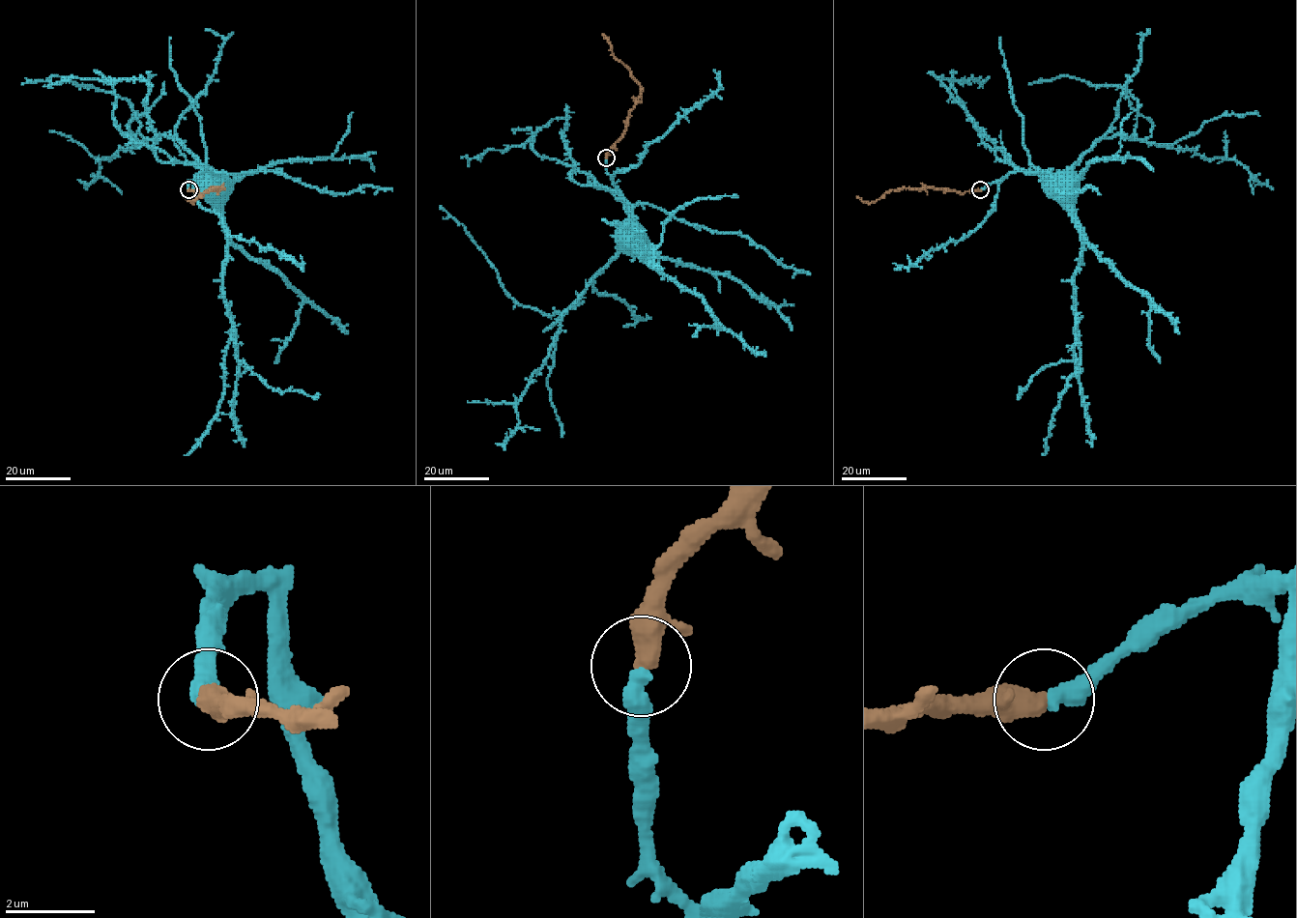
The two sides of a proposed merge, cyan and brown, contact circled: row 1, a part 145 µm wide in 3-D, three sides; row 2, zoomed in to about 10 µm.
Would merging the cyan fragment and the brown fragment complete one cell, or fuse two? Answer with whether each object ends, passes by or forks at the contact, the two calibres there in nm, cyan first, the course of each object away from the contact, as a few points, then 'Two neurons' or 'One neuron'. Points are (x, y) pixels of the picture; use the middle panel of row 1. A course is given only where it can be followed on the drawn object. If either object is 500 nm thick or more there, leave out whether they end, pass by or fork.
At the ring cyan ends. At the ring brown ends. Thickness 440 nm (cyan) against 480 nm. Course of cyan: (606, 157), (607, 173), (627, 207), (628, 217), (617, 230), (619, 239). Course of brown: (606, 157), (607, 150), (623, 132), (627, 113), (639, 96), (640, 85), (617, 58), (609, 41), (602, 34). One neuron

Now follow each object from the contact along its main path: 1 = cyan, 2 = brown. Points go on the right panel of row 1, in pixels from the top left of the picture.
1: (981, 189), (1012, 173), (1030, 172), (1038, 173), (1062, 192)
2: (981, 189), (960, 193), (931, 187), (890, 189), (874, 201), (863, 202), (857, 196)

